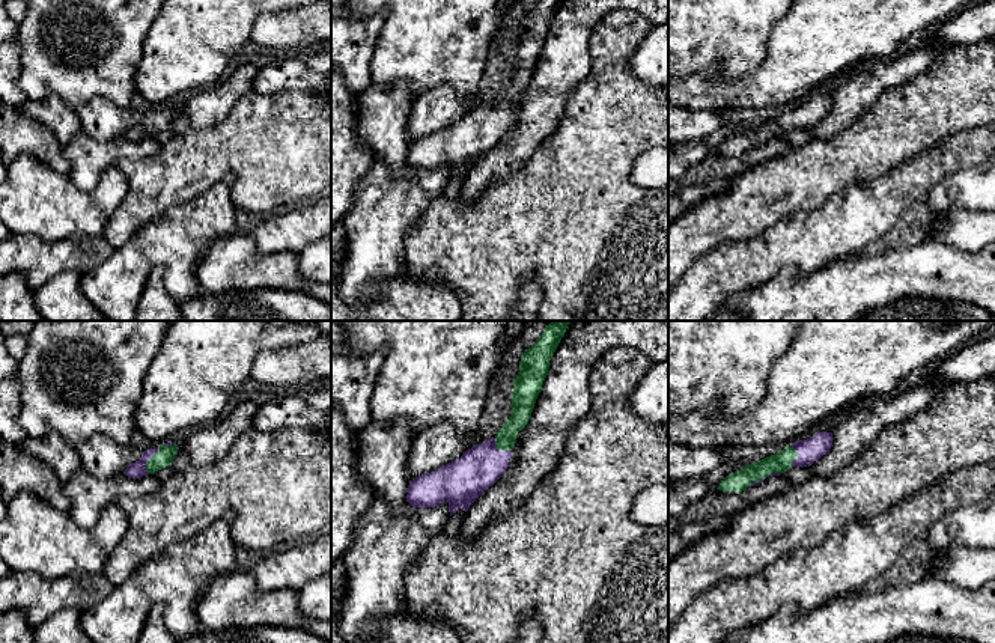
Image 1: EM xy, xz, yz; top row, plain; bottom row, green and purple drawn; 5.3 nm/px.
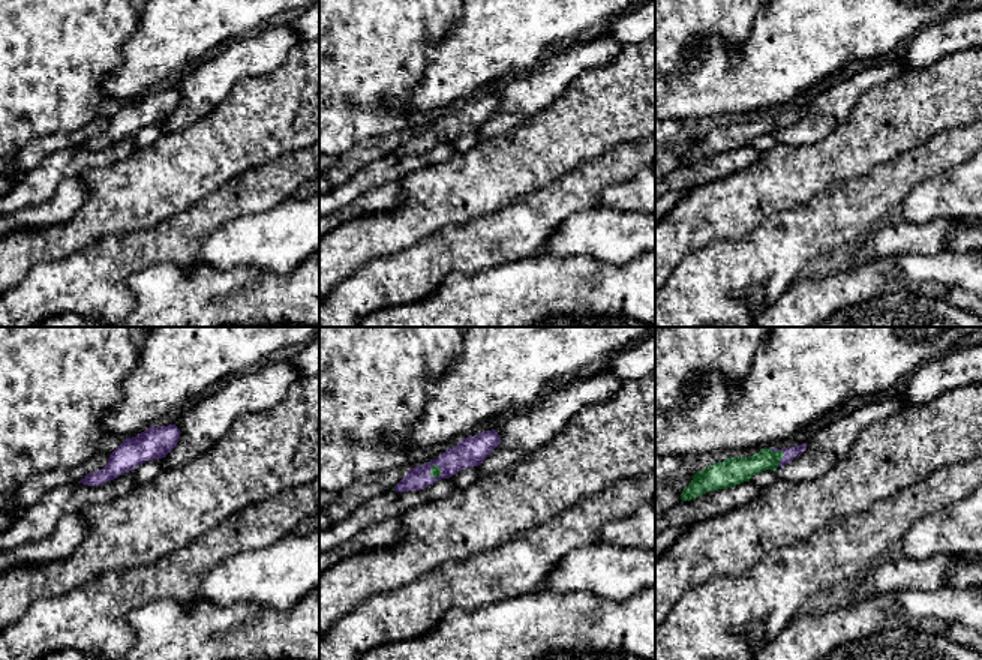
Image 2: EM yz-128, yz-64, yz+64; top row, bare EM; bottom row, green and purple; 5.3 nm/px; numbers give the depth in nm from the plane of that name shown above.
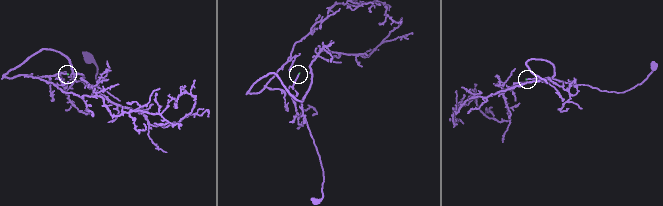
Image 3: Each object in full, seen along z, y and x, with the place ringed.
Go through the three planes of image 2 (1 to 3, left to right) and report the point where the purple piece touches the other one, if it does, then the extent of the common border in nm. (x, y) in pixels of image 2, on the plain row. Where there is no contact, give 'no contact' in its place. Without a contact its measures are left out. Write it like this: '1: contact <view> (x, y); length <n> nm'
1: no contact
2: contact yz-64 (440, 134); length 90 nm
3: contact yz+64 (783, 117); length 110 nm

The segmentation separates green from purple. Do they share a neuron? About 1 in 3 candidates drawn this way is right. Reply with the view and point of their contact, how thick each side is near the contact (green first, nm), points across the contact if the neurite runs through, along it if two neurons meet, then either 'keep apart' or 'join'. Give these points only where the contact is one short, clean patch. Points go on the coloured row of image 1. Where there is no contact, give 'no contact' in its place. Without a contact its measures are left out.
contact xy (146, 461); calibres 100 and 90 nm; way xy (164, 457), (146, 461), (137, 469); join

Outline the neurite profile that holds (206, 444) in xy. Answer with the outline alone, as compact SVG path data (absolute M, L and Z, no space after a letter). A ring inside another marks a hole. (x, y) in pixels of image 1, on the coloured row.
M238 399L221 420L197 428L181 443L172 465L181 471L191 465L208 465L223 459L233 443L253 428L257 405Z

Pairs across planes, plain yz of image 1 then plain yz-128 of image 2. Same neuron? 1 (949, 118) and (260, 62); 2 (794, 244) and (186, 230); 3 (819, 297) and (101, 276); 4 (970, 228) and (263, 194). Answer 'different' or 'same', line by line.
1: different
2: same
3: different
4: different

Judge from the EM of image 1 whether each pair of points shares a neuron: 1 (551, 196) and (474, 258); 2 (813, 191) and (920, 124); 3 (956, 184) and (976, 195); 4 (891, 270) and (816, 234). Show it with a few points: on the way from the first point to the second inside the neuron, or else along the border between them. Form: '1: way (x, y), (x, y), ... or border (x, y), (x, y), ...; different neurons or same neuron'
1: way (532, 216), (517, 231), (494, 244); same neuron
2: way (840, 164), (893, 131); same neuron
3: way (961, 188), (971, 190); same neuron
4: border (851, 255), (846, 258); different neurons

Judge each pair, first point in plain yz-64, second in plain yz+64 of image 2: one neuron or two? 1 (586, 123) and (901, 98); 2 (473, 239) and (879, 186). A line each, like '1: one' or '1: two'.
1: one
2: one

